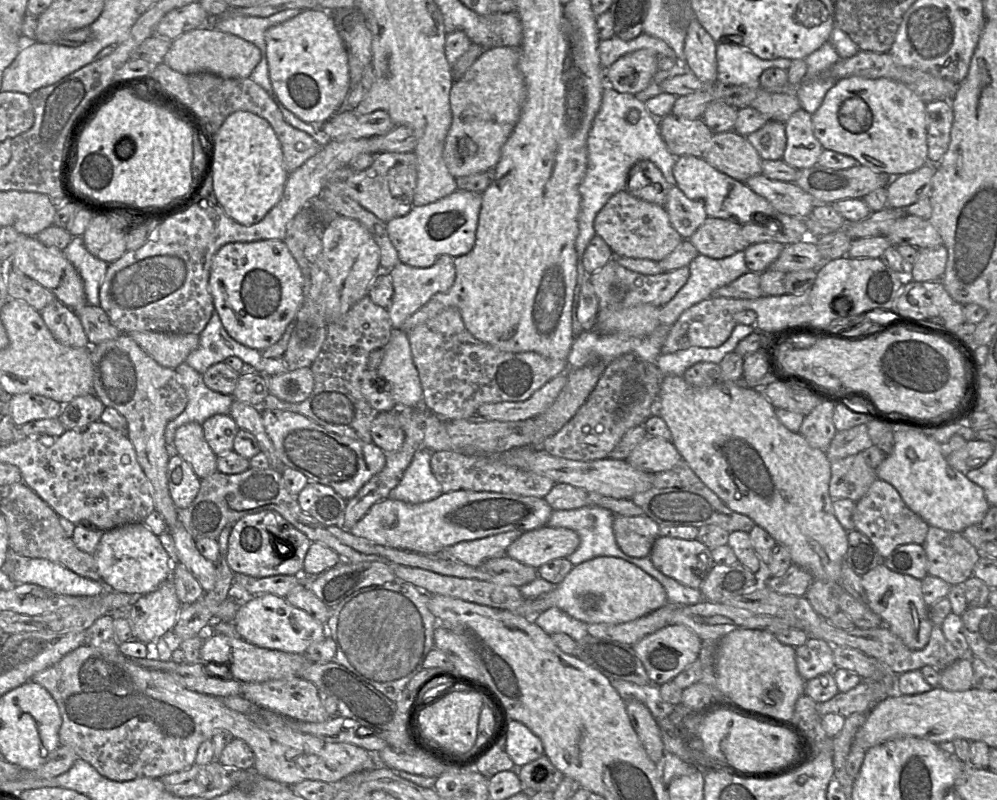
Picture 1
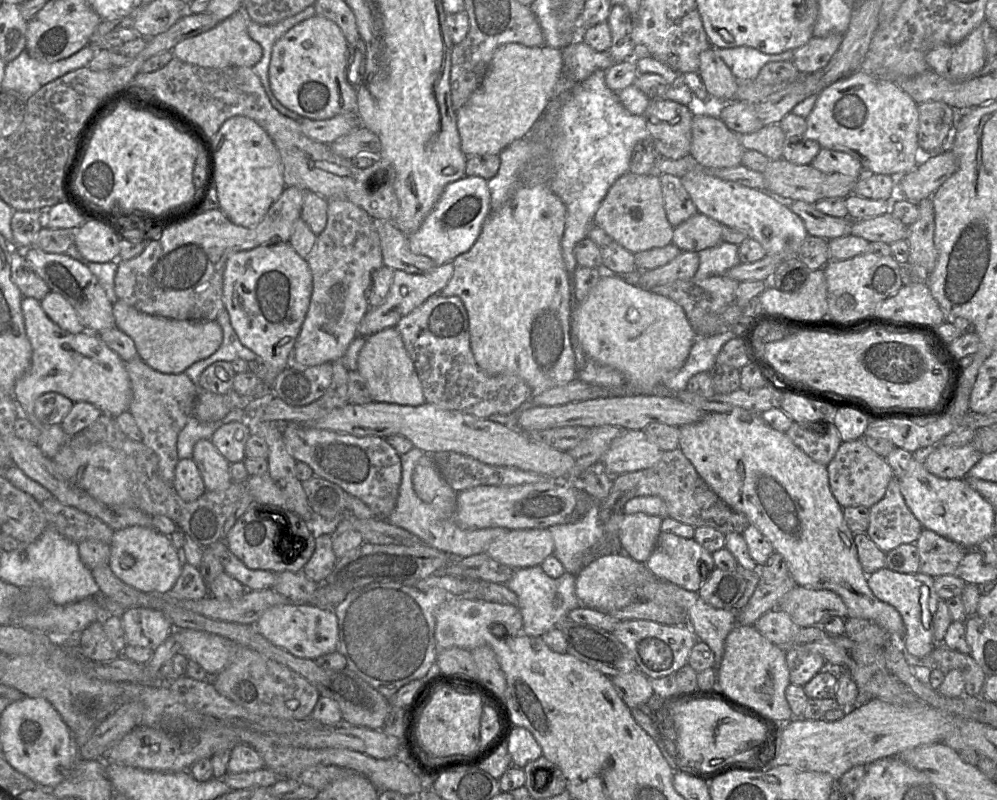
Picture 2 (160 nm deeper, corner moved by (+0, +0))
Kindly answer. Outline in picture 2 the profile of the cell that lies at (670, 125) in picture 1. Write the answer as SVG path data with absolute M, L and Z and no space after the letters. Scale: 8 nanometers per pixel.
M656 97L643 116L658 156L676 160L690 153L693 114L687 105Z

